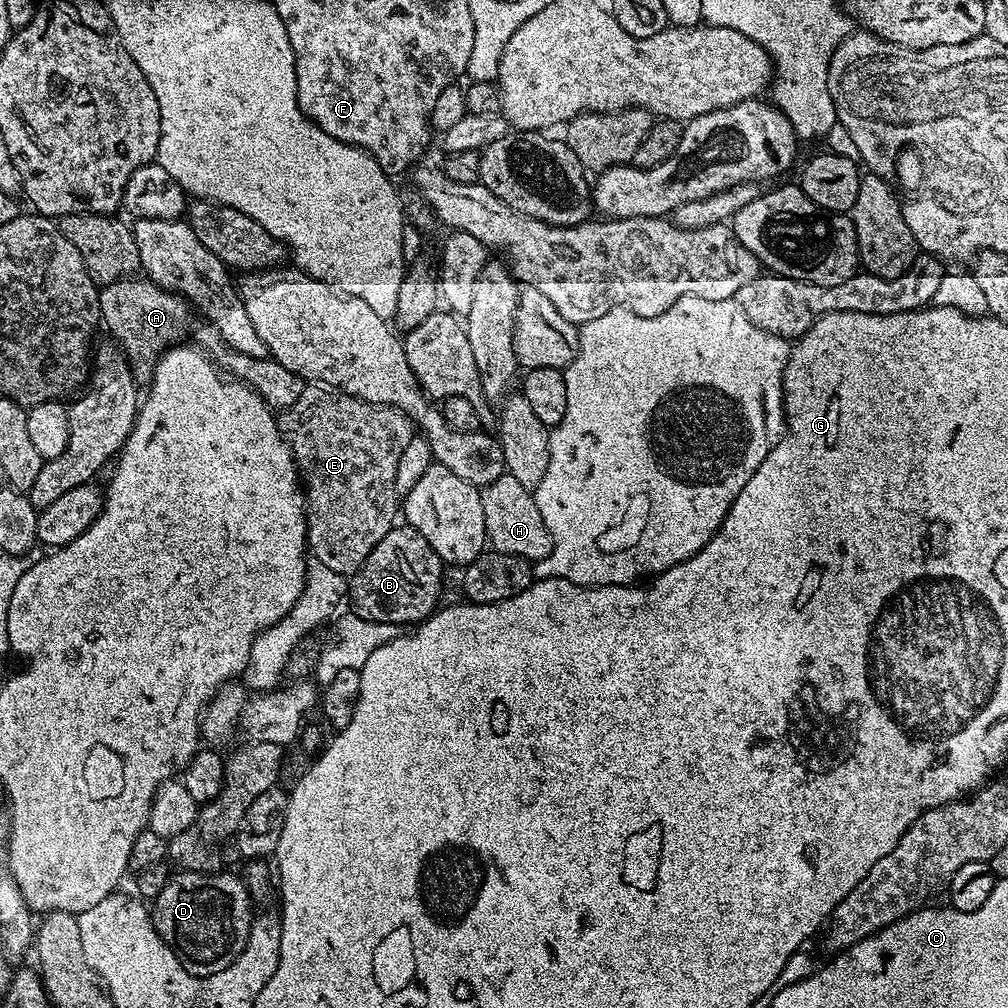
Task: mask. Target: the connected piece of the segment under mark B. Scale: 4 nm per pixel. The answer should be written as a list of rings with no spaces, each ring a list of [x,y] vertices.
[[[411,526],[400,527],[392,527],[386,538],[370,550],[364,565],[356,569],[350,580],[350,604],[352,600],[356,607],[353,609],[367,620],[416,626],[437,611],[441,603],[446,565],[419,530]]]

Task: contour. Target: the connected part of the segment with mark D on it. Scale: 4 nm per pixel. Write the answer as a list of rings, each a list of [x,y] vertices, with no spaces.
[[[180,870],[177,873],[177,876],[176,873],[169,875],[161,893],[151,901],[152,925],[190,974],[195,976],[218,974],[218,970],[226,970],[226,966],[233,964],[248,945],[248,935],[252,932],[254,923],[253,898],[248,893],[248,887],[244,885],[243,879],[239,875],[231,876],[227,870],[211,874],[187,870]]]

